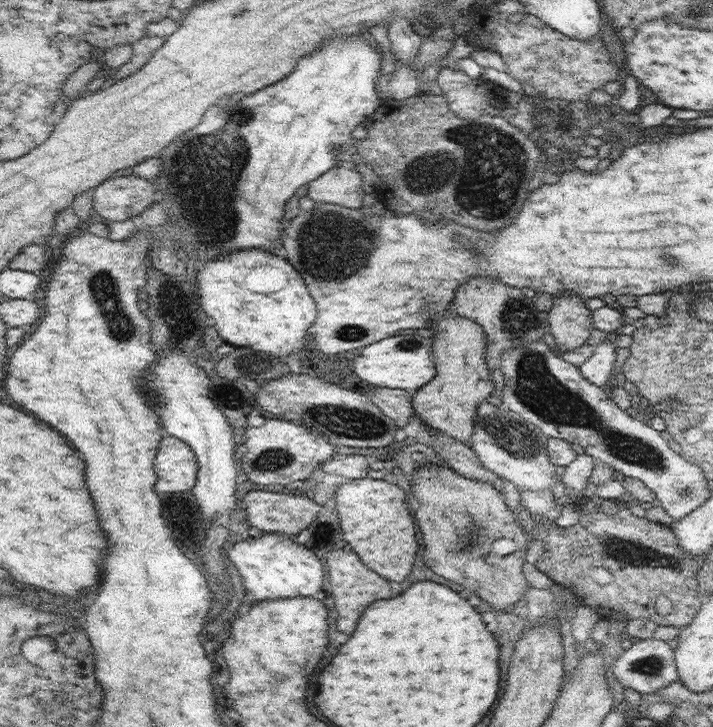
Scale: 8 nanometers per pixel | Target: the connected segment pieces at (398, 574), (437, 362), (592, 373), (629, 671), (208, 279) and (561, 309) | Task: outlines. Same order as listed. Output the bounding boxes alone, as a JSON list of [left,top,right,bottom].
[[336,477,418,582],[412,310,494,447],[579,339,616,387],[604,638,680,696],[198,250,316,358],[548,296,594,351]]

